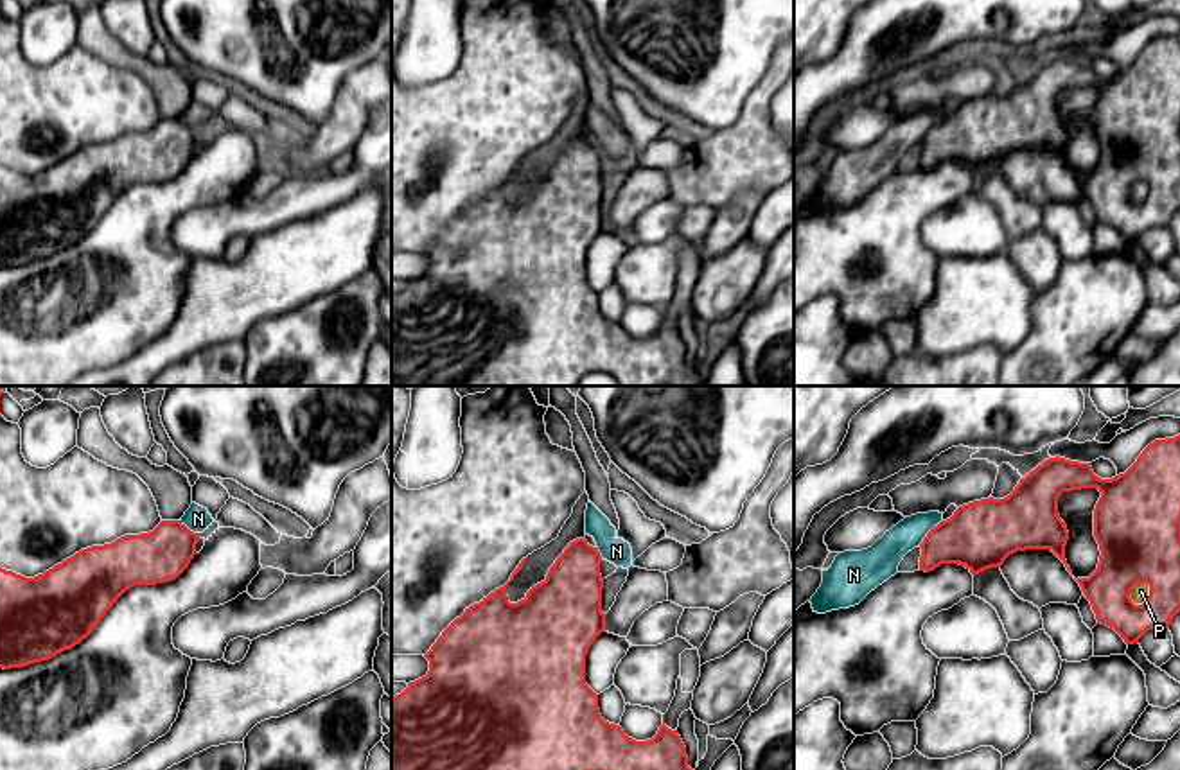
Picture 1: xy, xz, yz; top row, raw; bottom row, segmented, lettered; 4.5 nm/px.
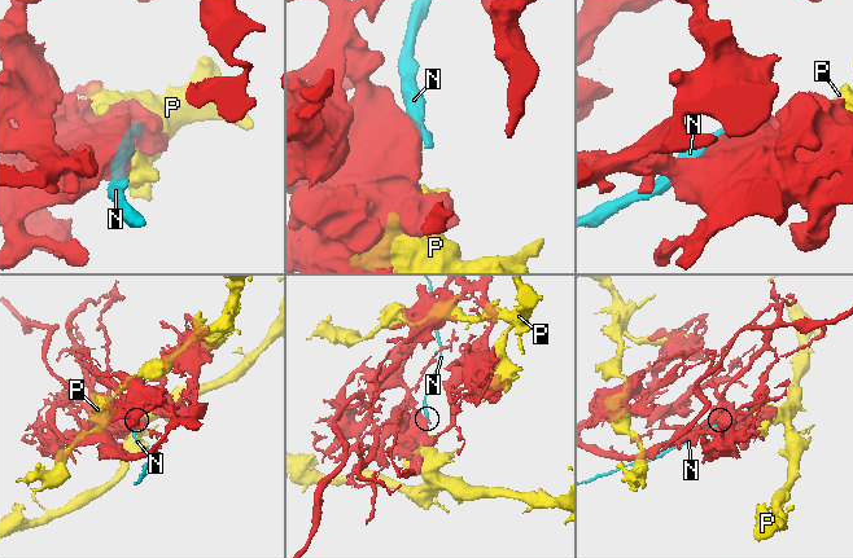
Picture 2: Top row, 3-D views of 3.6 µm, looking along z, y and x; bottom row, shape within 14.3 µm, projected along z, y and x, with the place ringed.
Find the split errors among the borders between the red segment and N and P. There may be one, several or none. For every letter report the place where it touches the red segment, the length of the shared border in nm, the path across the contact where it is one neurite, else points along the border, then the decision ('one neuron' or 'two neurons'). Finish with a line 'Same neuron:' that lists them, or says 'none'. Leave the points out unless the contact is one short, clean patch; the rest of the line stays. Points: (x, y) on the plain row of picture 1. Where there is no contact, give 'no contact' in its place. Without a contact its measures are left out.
N: yz (929, 130) | 160 nm | along yz (942, 117), (918, 142) | two neurons
P: yz (1148, 194) | 120 nm | two neurons
Same neuron: none

